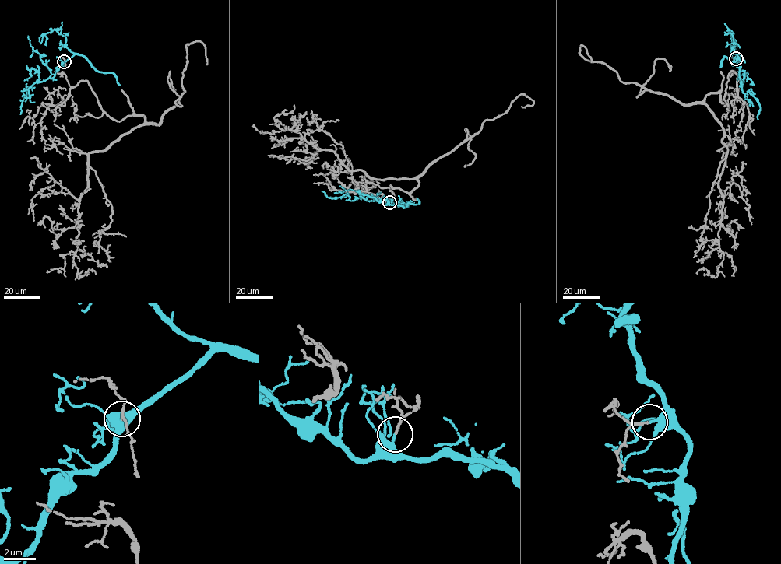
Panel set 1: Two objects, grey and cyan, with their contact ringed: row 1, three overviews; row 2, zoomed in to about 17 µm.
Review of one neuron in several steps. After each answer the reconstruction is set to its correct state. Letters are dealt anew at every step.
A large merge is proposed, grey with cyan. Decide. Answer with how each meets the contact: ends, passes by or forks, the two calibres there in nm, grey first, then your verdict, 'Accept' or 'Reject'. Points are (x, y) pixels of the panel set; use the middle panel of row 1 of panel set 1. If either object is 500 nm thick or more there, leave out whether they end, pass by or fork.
At the ring grey passes by. At the ring cyan ends. Thickness 90 nm (grey) against 420 nm. Accept

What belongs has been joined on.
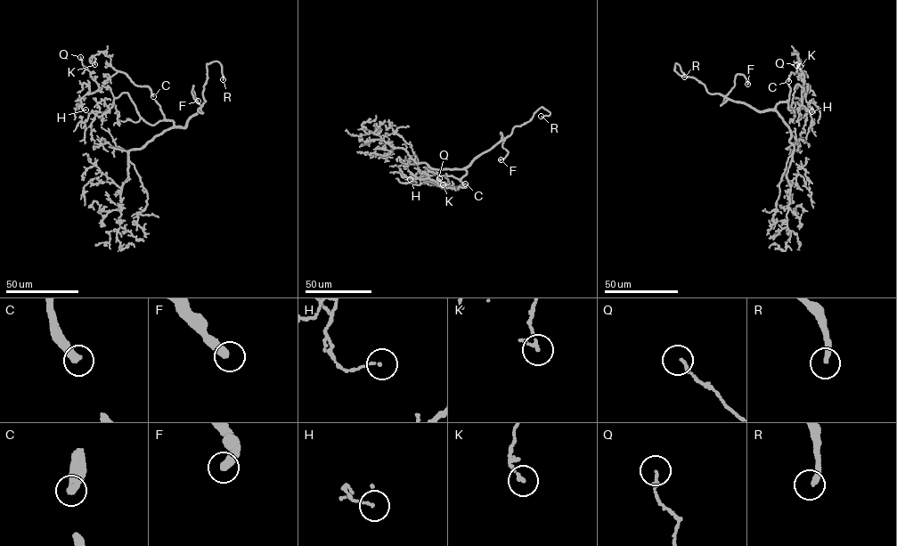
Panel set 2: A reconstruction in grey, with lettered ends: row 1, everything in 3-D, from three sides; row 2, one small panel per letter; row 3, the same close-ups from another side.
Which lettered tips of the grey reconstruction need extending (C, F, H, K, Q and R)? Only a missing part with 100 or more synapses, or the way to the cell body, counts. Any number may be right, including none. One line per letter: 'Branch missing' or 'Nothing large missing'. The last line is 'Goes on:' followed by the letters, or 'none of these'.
C: Nothing large missing
F: Branch missing
H: Nothing large missing
K: Nothing large missing
Q: Nothing large missing
R: Branch missing
Goes on: F, R

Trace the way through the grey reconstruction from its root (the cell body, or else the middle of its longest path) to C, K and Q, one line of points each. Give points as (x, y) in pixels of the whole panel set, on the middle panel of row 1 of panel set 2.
C: (464, 169), (460, 179), (446, 174), (449, 183), (437, 183), (455, 190), (465, 183)
K: (464, 169), (460, 179), (446, 174), (449, 183), (437, 182), (457, 189), (443, 184)
Q: (464, 169), (459, 180), (446, 174), (449, 183), (437, 182), (445, 183), (442, 188), (430, 182), (439, 178)

